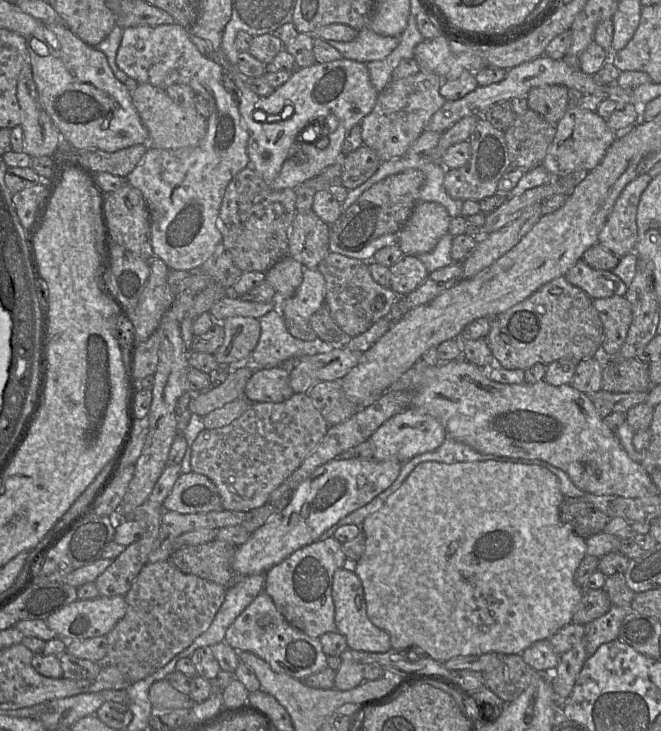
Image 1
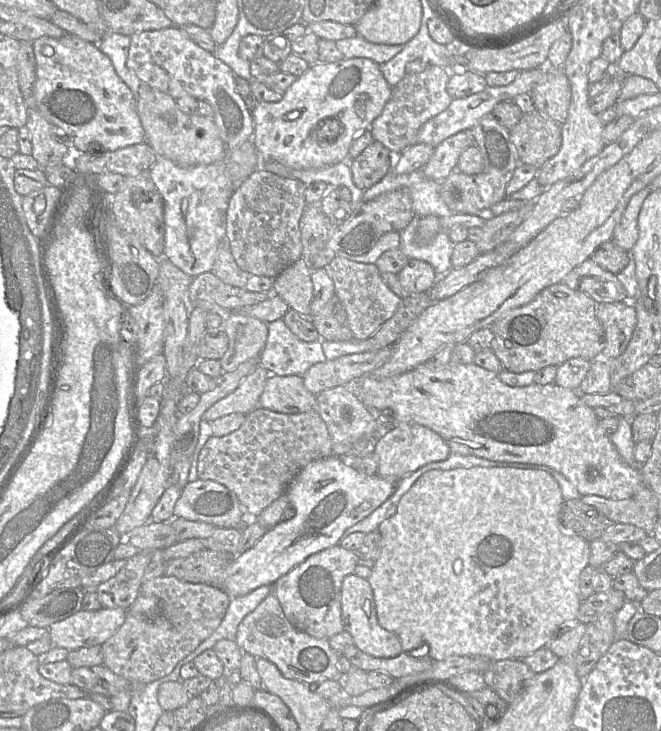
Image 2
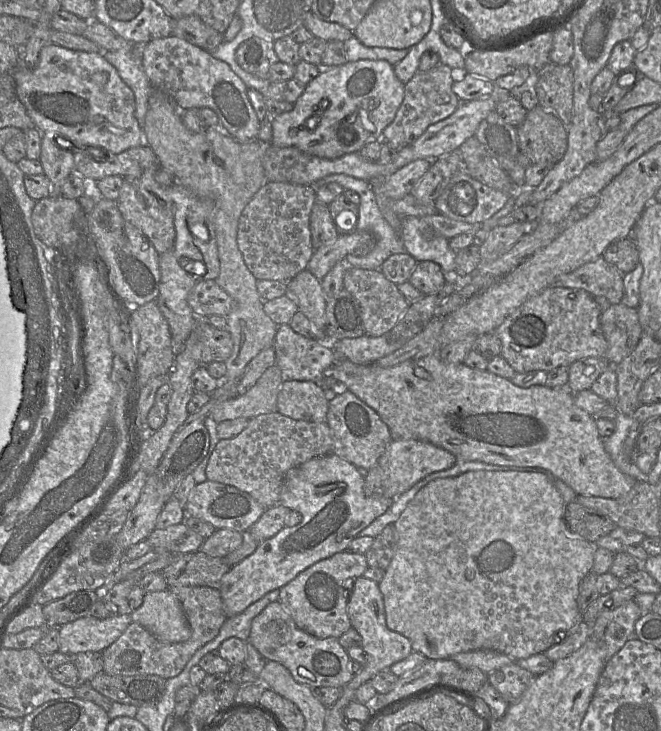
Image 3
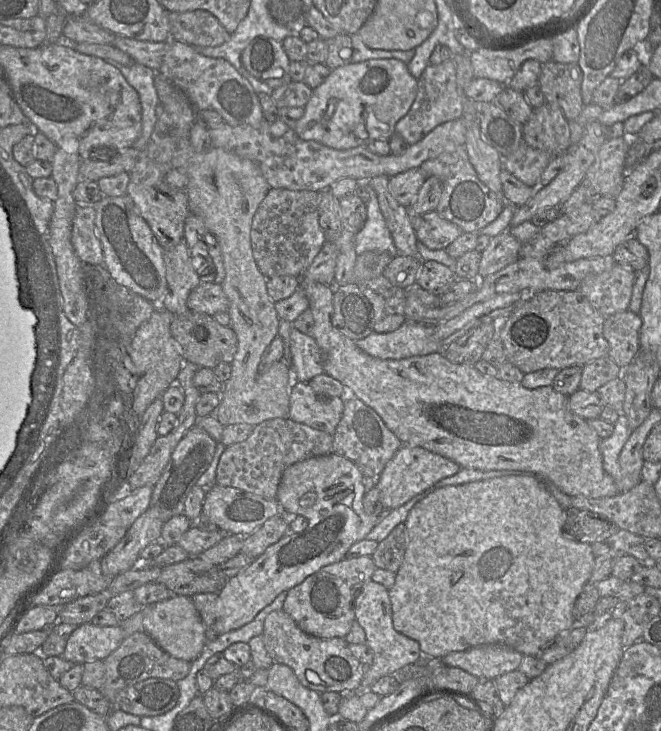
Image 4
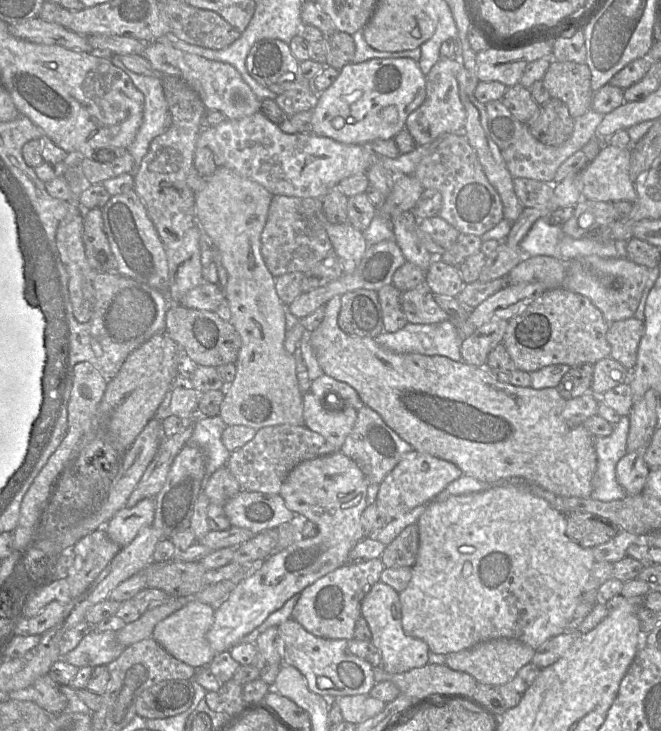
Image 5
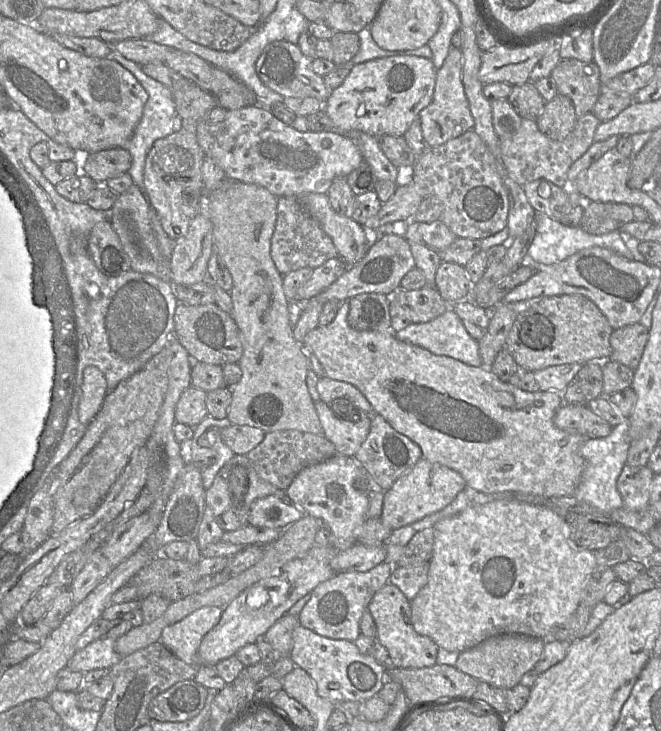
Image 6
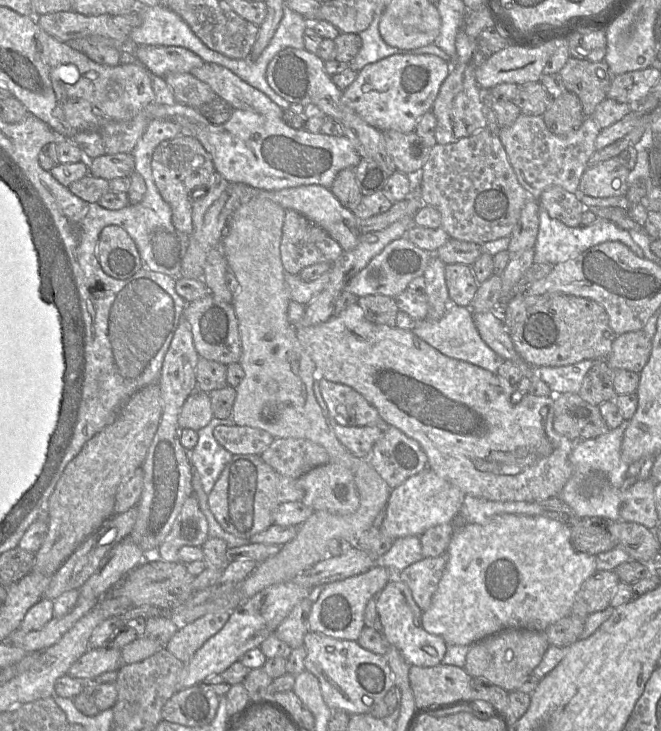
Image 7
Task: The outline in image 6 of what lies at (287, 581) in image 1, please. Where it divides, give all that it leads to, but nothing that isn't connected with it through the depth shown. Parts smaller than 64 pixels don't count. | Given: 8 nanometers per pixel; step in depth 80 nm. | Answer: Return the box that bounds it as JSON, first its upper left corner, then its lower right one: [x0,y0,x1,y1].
[298,560,393,642]

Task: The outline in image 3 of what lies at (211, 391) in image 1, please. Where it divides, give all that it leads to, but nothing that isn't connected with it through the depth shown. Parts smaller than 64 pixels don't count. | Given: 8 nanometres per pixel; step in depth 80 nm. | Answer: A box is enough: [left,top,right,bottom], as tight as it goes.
[208,365,283,423]

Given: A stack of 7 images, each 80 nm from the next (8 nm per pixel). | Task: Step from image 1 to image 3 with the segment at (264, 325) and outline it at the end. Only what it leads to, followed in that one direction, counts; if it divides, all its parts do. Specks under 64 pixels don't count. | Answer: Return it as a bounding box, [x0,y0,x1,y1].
[273,324,335,382]

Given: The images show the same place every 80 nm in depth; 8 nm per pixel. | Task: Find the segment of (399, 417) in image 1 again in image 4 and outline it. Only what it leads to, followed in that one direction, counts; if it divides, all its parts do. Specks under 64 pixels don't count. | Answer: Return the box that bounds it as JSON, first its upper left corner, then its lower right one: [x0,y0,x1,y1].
[376,445,461,510]

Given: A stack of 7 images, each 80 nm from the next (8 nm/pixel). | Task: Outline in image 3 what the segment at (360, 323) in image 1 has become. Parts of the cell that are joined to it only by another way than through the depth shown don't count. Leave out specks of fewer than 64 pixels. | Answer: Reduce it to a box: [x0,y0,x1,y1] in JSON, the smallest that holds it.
[343,266,409,335]

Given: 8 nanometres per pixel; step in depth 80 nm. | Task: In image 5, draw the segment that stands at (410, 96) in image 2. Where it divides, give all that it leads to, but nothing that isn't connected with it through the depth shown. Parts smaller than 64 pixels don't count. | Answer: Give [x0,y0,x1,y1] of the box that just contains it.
[405,58,466,146]

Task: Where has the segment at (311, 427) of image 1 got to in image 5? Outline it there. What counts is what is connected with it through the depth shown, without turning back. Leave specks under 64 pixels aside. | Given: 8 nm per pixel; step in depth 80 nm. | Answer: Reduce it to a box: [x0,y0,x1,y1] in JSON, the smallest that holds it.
[226,425,338,494]

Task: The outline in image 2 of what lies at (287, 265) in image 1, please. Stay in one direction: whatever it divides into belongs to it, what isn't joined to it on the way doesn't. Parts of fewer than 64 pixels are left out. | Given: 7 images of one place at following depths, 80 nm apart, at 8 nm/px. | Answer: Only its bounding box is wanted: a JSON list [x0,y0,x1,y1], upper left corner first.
[273,260,313,319]

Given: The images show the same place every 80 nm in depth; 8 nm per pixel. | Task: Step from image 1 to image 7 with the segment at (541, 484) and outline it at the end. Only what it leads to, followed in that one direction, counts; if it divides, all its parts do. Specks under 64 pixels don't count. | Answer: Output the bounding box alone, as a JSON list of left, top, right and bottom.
[422,513,597,646]

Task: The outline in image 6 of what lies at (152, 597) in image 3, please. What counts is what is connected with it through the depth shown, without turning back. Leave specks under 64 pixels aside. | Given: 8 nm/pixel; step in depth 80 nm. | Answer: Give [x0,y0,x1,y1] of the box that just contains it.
[160,606,223,668]

